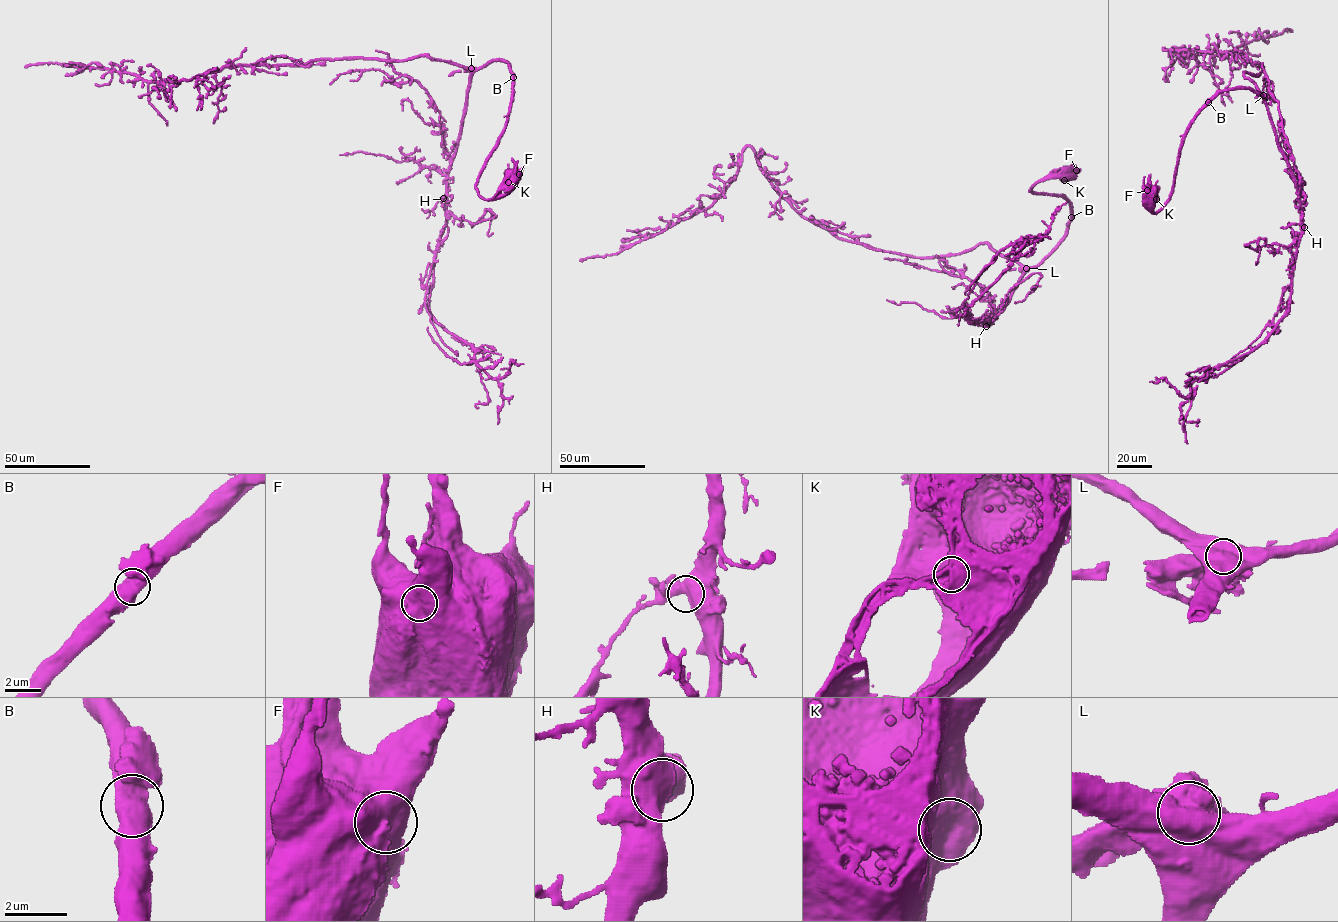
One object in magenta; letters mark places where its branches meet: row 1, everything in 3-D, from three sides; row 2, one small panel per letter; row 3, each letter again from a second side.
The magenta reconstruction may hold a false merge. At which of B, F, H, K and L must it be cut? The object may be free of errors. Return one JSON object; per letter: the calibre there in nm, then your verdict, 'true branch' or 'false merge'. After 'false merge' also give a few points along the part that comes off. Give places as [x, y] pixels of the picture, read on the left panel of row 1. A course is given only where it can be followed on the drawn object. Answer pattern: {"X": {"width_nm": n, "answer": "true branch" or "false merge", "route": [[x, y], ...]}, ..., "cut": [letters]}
{"B": {"width_nm": 750, "answer": "true branch"}, "F": {"width_nm": 1250, "answer": "true branch"}, "H": {"width_nm": 650, "answer": "true branch"}, "K": {"width_nm": 1200, "answer": "true branch"}, "L": {"width_nm": 1250, "answer": "false merge", "route": [[471, 68], [448, 75]]}, "cut": ["L"]}

